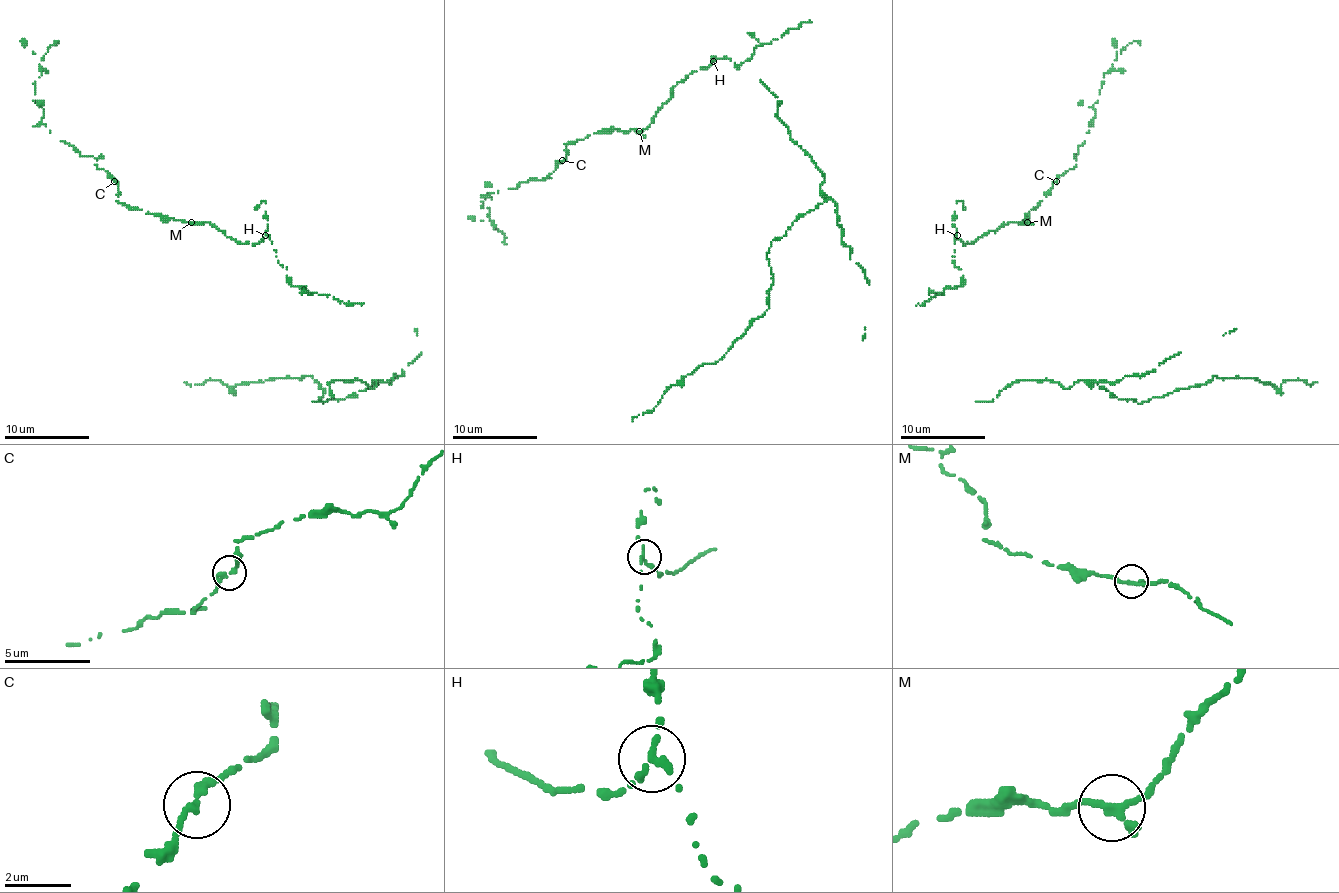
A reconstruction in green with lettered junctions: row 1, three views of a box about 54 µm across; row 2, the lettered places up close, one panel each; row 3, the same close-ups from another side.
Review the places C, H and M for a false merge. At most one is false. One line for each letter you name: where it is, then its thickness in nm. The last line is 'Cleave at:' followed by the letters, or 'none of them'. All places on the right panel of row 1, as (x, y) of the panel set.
Cleave at: none of them

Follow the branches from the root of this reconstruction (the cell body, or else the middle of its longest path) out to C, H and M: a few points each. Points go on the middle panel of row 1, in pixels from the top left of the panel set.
C: (756, 48), (735, 67), (724, 56), (692, 71), (645, 129), (609, 129), (570, 142), (562, 161)
H: (756, 48), (750, 58), (735, 67), (735, 63), (726, 56), (713, 61)
M: (756, 48), (735, 67), (724, 56), (692, 71), (639, 131)

